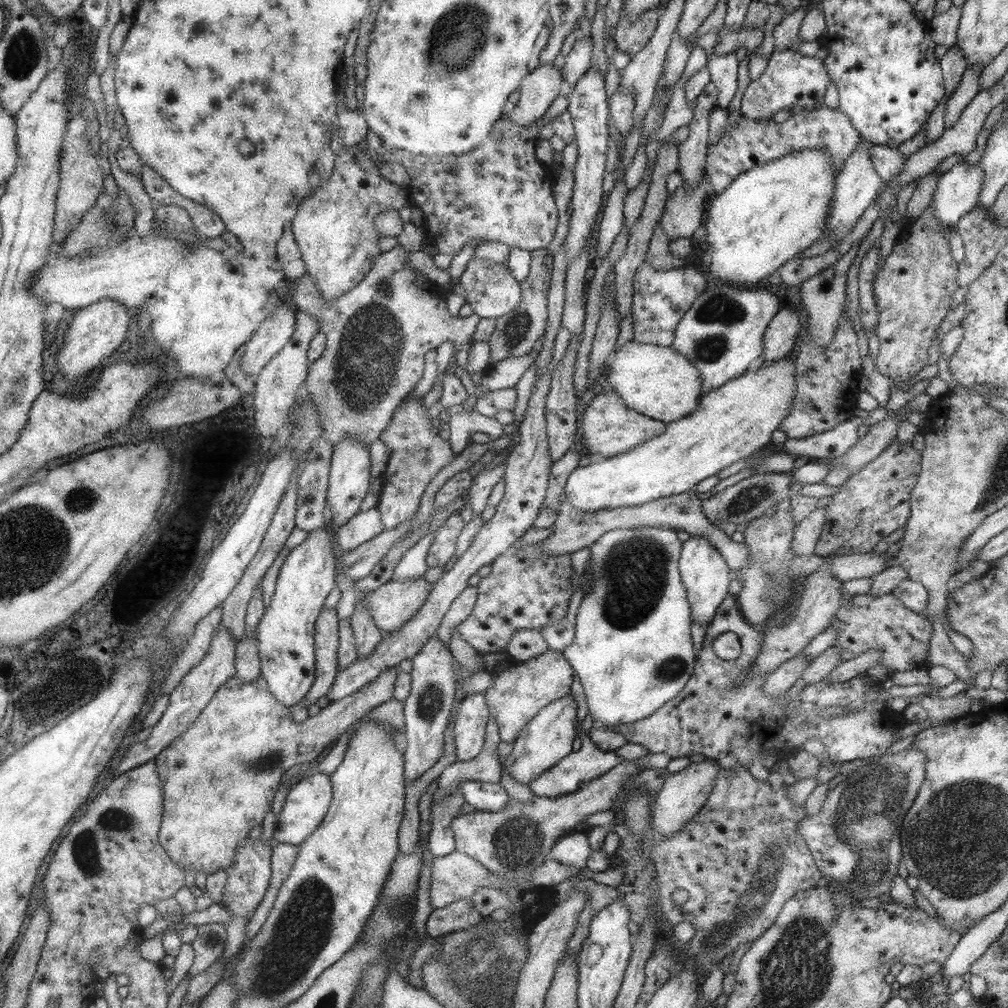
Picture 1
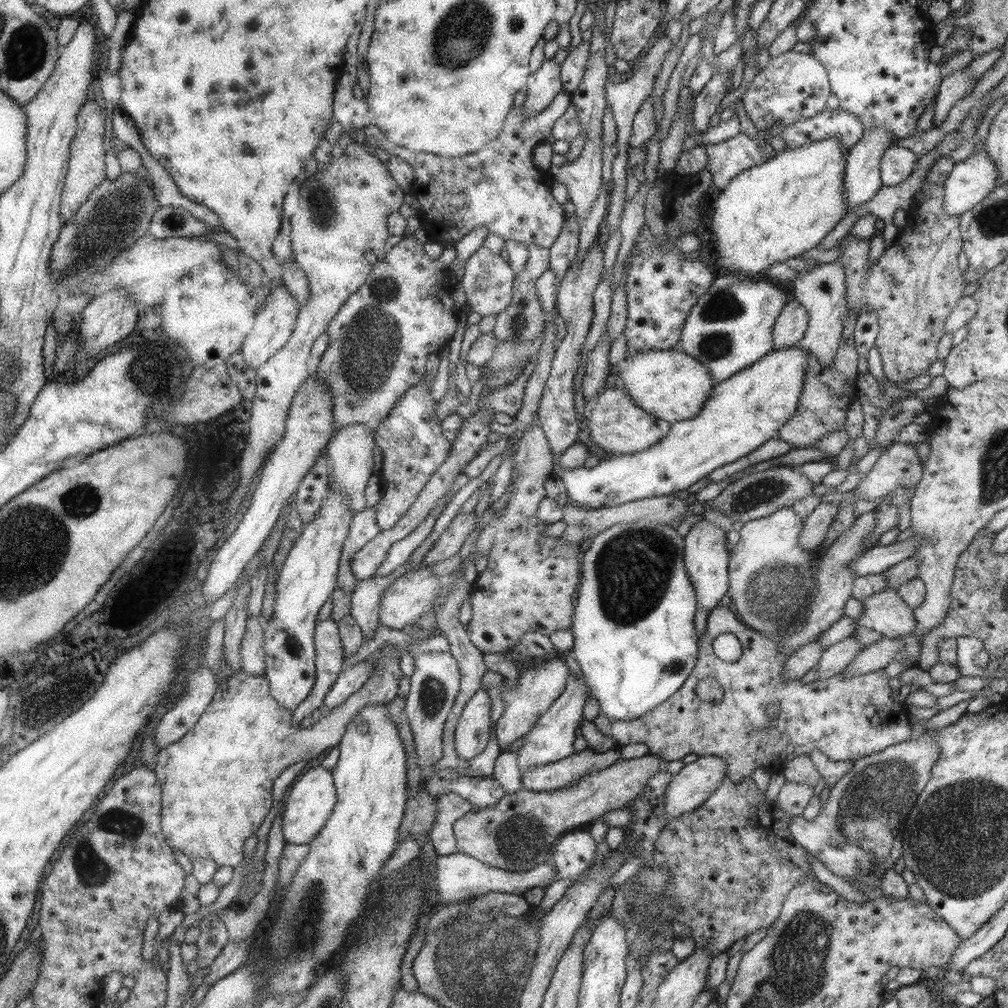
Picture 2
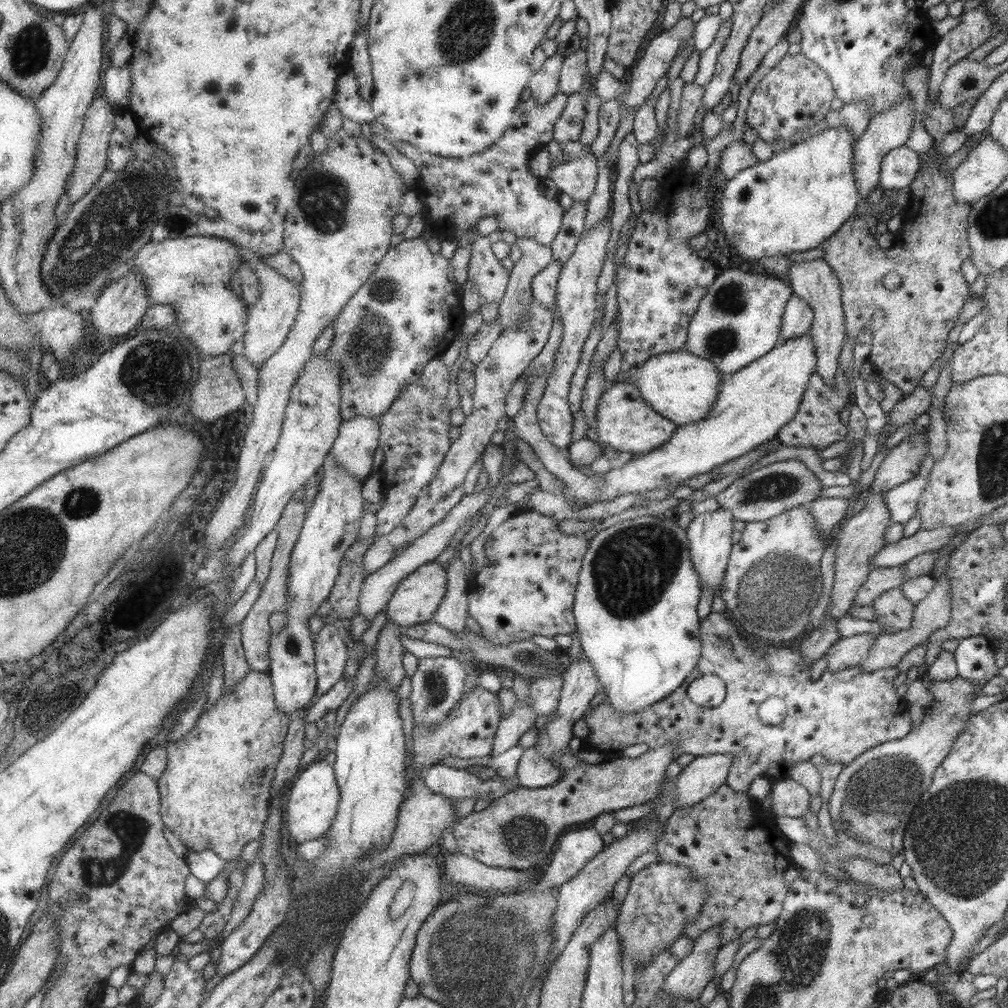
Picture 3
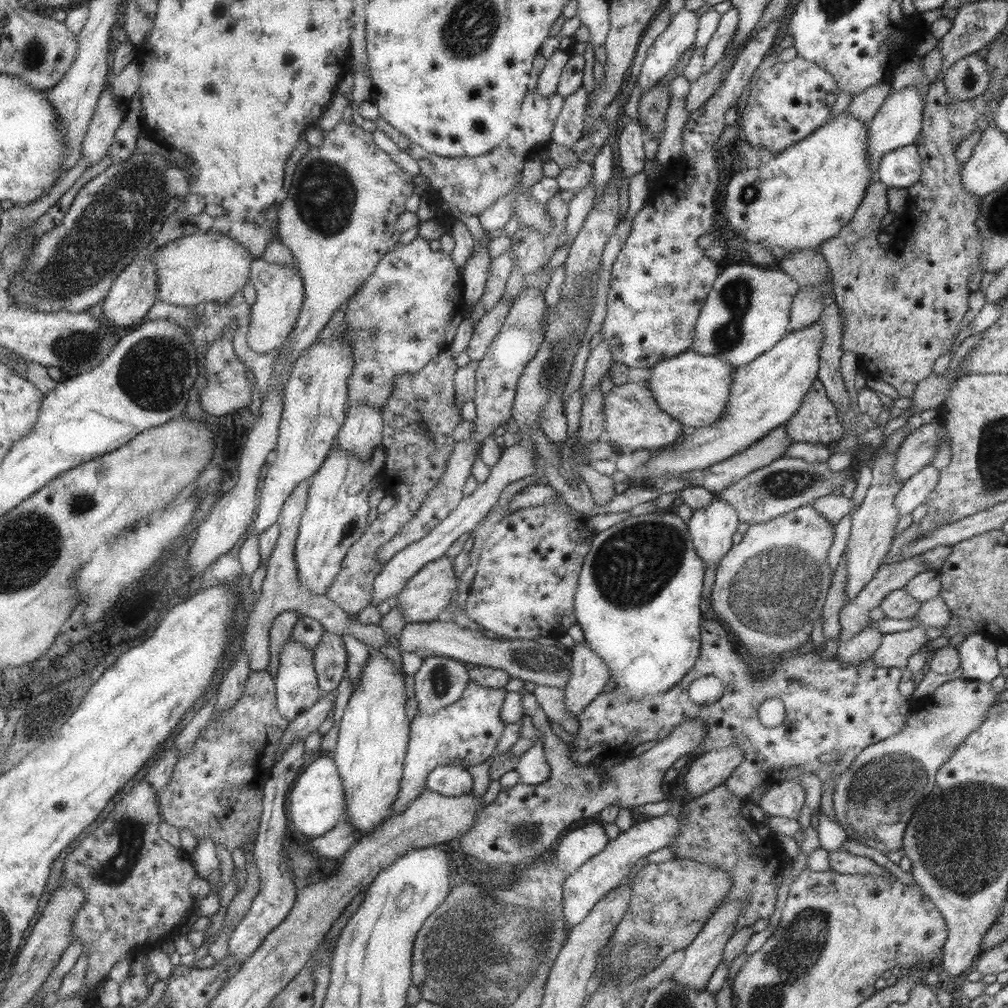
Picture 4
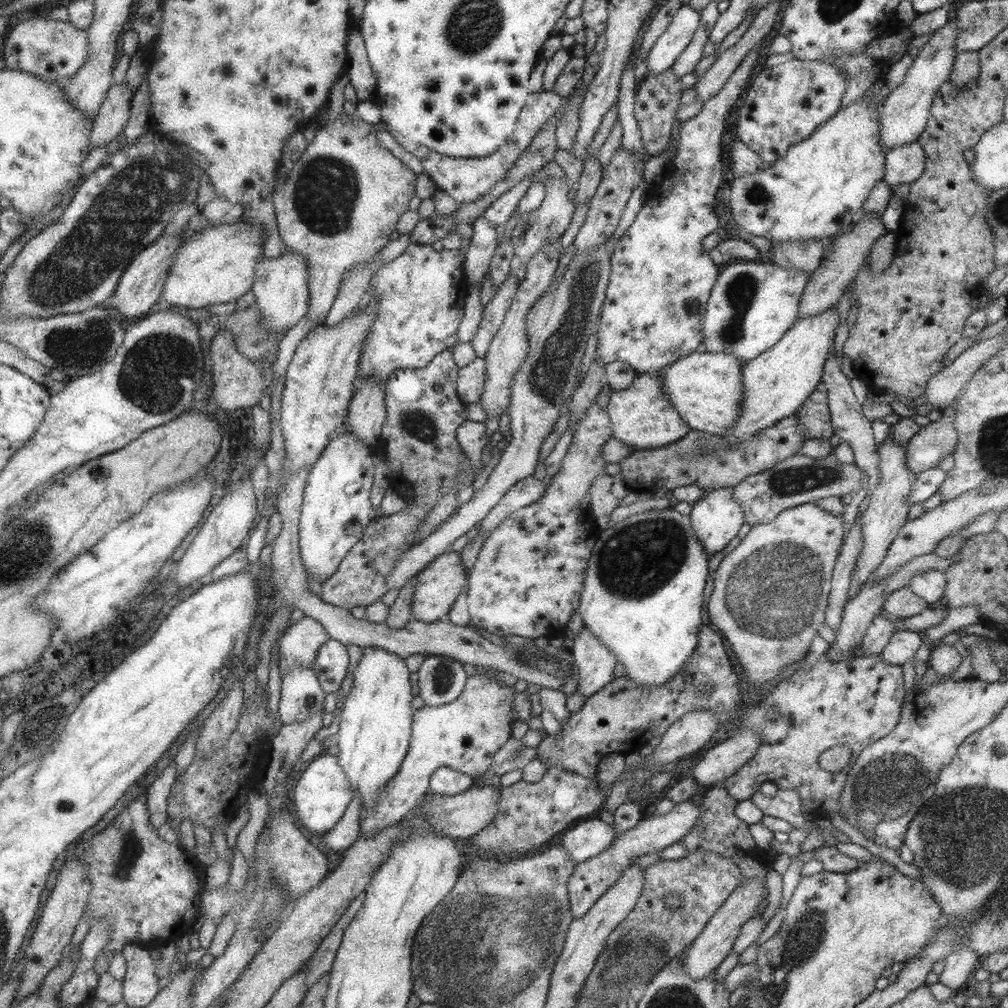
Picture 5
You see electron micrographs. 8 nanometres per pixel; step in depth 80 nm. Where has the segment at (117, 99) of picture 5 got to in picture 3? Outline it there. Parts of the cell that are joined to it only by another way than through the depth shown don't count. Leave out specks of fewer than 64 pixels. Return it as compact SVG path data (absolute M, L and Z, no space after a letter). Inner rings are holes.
M96 97L89 105L89 109L85 110L81 134L77 141L74 167L71 175L69 175L70 182L67 182L67 187L65 188L69 207L73 202L80 199L90 189L90 186L97 182L102 174L102 168L106 165L108 141L111 132L115 129L115 121L124 116L124 112L111 108L103 97Z

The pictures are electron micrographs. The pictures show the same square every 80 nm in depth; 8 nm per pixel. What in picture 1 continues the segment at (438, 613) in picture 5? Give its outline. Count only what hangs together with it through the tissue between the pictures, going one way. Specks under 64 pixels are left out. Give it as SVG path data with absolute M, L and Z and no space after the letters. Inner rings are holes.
M423 577L392 579L369 592L365 606L380 632L396 632L421 608L431 588Z

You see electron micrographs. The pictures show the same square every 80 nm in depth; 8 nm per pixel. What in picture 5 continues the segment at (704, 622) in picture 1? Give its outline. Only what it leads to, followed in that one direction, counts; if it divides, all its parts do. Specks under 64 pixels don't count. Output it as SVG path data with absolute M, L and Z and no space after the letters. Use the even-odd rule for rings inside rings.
M732 487L703 491L691 505L688 517L701 548L710 557L721 552L736 536L744 522L744 512L734 501Z

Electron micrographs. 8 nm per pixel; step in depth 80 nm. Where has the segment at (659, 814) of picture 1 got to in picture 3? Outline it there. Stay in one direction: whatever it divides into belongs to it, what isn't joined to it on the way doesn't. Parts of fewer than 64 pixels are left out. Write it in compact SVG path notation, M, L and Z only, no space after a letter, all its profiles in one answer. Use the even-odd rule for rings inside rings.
M731 753L694 757L676 775L676 807L698 803L719 786L726 784L733 761L735 760Z

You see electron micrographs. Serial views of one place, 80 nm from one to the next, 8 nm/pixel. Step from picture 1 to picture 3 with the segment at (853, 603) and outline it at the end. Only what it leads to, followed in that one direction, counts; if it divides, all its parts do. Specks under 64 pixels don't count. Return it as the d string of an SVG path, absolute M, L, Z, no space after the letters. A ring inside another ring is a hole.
M899 588L887 590L871 605L875 616L873 622L878 622L885 634L907 630L912 620L913 606L913 602L907 601Z

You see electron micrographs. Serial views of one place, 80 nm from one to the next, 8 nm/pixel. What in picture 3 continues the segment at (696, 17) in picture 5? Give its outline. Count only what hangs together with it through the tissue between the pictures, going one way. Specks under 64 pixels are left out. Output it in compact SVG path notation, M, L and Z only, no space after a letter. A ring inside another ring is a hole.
M679 17L677 22L668 30L661 30L656 35L650 38L644 48L640 51L640 56L637 58L635 71L631 73L629 81L621 79L616 80L609 72L599 70L597 80L595 80L595 92L601 101L617 100L620 102L620 110L631 111L634 107L639 107L645 103L645 100L651 95L651 91L656 88L657 82L665 76L672 64L673 57L677 54L677 48L682 42L687 42L692 36L694 29L694 18Z

